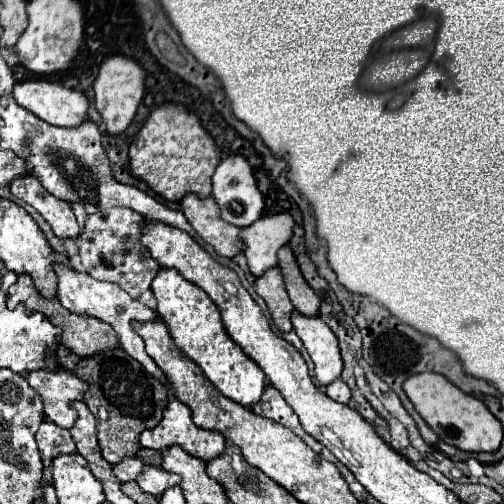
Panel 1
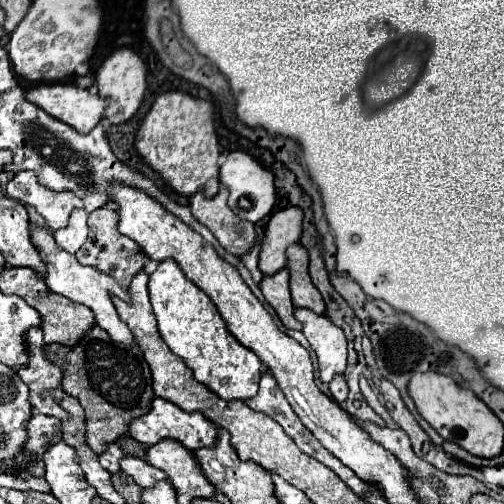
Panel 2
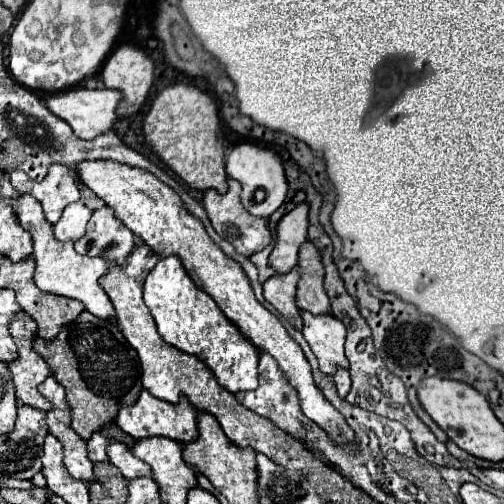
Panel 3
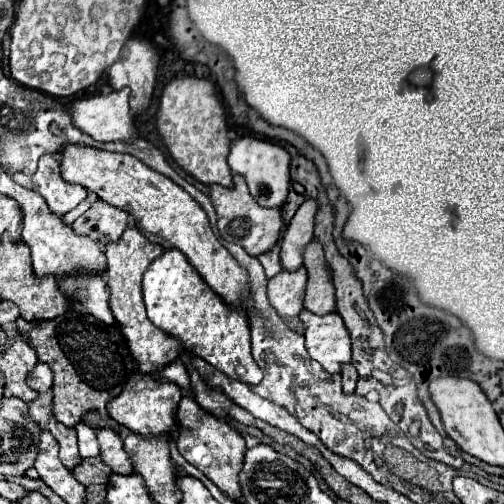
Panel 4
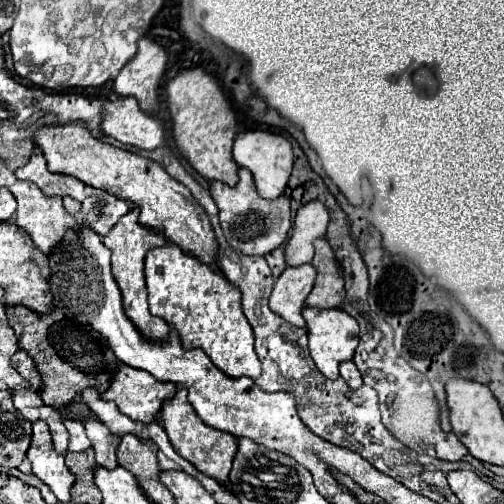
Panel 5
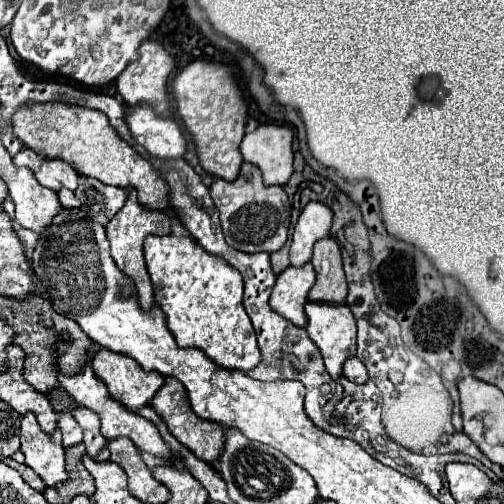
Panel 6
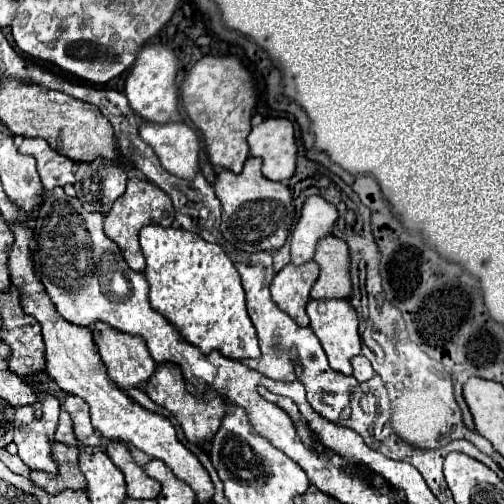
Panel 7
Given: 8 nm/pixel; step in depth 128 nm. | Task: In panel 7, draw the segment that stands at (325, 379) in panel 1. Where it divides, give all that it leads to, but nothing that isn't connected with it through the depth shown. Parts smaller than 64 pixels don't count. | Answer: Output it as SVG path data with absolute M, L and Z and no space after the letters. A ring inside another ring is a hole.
M310 300L306 306L308 318L310 318L310 328L318 336L328 362L334 370L350 376L352 374L352 356L360 354L362 342L360 342L360 332L358 332L358 316L356 310L348 300Z

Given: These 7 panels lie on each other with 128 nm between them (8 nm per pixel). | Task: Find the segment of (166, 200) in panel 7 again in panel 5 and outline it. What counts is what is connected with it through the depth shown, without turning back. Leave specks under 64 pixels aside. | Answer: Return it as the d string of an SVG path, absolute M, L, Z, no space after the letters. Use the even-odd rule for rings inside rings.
M134 206L102 238L102 242L112 250L112 274L116 276L116 282L120 284L120 290L122 290L122 296L124 296L124 312L128 314L128 318L134 320L134 324L142 330L142 334L146 334L146 338L152 338L152 340L168 338L168 324L162 318L152 316L150 310L148 310L148 292L146 292L146 278L144 278L146 252L150 248L154 248L154 246L166 244L166 236L162 232L158 232L158 230L142 226L138 222L138 208Z

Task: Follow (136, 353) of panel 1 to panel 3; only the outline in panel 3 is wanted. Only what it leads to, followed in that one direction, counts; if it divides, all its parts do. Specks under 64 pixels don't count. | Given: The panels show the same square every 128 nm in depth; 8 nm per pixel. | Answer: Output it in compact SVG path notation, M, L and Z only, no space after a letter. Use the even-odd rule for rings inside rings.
M26 192L18 194L16 198L12 198L12 206L16 208L16 214L20 218L22 228L26 228L30 232L32 242L34 242L34 252L32 254L34 254L34 260L36 260L36 272L34 272L36 286L46 290L46 292L68 296L68 298L74 298L74 300L82 302L88 312L92 312L94 316L98 316L102 320L108 320L110 316L114 316L114 308L110 304L110 298L106 296L104 288L98 282L108 270L106 260L100 258L100 256L92 258L92 256L78 254L74 250L74 242L72 240L60 242L54 236L52 224L44 218L42 204L38 200L34 200L32 194L26 194Z

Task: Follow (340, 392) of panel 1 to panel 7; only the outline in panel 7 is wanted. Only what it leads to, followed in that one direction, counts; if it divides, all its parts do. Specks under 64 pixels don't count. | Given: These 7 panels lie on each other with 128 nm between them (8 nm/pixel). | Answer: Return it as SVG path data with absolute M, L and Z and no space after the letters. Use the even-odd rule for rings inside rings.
M358 354L358 356L352 358L352 366L354 366L354 374L352 374L352 376L354 376L358 382L366 382L366 380L370 380L370 378L374 376L372 364L370 364L362 354Z

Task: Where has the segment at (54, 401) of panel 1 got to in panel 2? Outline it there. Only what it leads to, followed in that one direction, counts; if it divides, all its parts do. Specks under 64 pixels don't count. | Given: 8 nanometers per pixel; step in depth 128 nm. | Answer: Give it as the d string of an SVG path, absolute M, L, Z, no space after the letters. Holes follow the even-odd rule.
M34 326L26 332L26 344L28 344L30 358L28 358L28 364L18 368L18 376L30 388L30 402L38 412L64 420L64 416L68 416L68 412L64 412L64 408L60 408L60 404L56 404L50 396L44 396L44 390L52 390L52 388L60 386L62 370L44 358L42 330L38 326Z

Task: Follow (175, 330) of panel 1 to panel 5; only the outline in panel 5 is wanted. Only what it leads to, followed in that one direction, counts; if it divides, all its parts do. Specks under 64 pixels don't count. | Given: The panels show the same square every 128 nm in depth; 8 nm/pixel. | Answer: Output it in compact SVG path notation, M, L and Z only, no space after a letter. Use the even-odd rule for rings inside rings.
M174 242L146 254L146 288L150 312L178 330L182 348L202 348L228 376L258 378L262 364L254 352L254 332L242 312L242 294L220 270L200 262Z

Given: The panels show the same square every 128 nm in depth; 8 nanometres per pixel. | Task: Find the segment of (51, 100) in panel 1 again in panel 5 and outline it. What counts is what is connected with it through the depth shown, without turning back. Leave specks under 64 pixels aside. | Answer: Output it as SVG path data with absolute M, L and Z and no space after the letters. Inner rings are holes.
M136 98L108 102L104 108L102 130L112 138L142 150L156 150L166 144L164 122L142 112Z

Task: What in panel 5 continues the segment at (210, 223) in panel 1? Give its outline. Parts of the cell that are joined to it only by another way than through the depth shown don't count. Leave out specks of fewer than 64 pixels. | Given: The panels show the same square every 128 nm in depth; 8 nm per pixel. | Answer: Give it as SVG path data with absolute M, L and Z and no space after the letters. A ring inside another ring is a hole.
M246 168L238 170L238 184L230 188L224 182L212 182L210 196L220 210L220 226L226 242L248 256L266 256L268 252L280 248L292 226L290 222L290 200L282 194L276 200L266 200L258 194L252 174Z

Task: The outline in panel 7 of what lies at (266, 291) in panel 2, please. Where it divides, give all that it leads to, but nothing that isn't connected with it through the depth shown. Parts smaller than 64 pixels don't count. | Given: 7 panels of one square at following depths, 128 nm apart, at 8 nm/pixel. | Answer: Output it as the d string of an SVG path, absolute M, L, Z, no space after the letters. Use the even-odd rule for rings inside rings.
M308 262L304 266L286 264L272 280L272 300L300 326L308 326L306 304L310 300L310 288L318 278L318 264Z

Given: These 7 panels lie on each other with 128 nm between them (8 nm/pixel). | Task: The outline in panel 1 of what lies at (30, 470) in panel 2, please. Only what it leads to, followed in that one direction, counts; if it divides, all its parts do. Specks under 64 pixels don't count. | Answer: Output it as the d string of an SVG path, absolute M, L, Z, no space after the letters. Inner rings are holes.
M44 420L36 432L36 442L38 442L38 450L42 456L42 464L48 470L52 464L52 458L56 458L58 454L66 454L66 452L76 452L74 440L70 436L70 432L66 428L60 428L56 424L52 424L50 420Z

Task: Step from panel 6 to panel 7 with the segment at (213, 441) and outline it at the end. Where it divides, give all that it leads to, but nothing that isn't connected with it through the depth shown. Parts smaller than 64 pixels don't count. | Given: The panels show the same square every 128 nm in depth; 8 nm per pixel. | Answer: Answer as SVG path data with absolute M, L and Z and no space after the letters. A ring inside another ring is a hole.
M162 362L156 366L154 374L150 376L150 380L144 384L144 392L162 408L170 410L176 420L182 424L184 434L190 442L194 444L202 444L204 440L208 440L208 436L212 436L212 432L216 432L216 428L220 428L220 420L224 416L224 400L220 394L216 394L214 390L204 392L202 396L194 396L186 390L186 382L182 376L182 370L178 368L178 364L168 364Z

